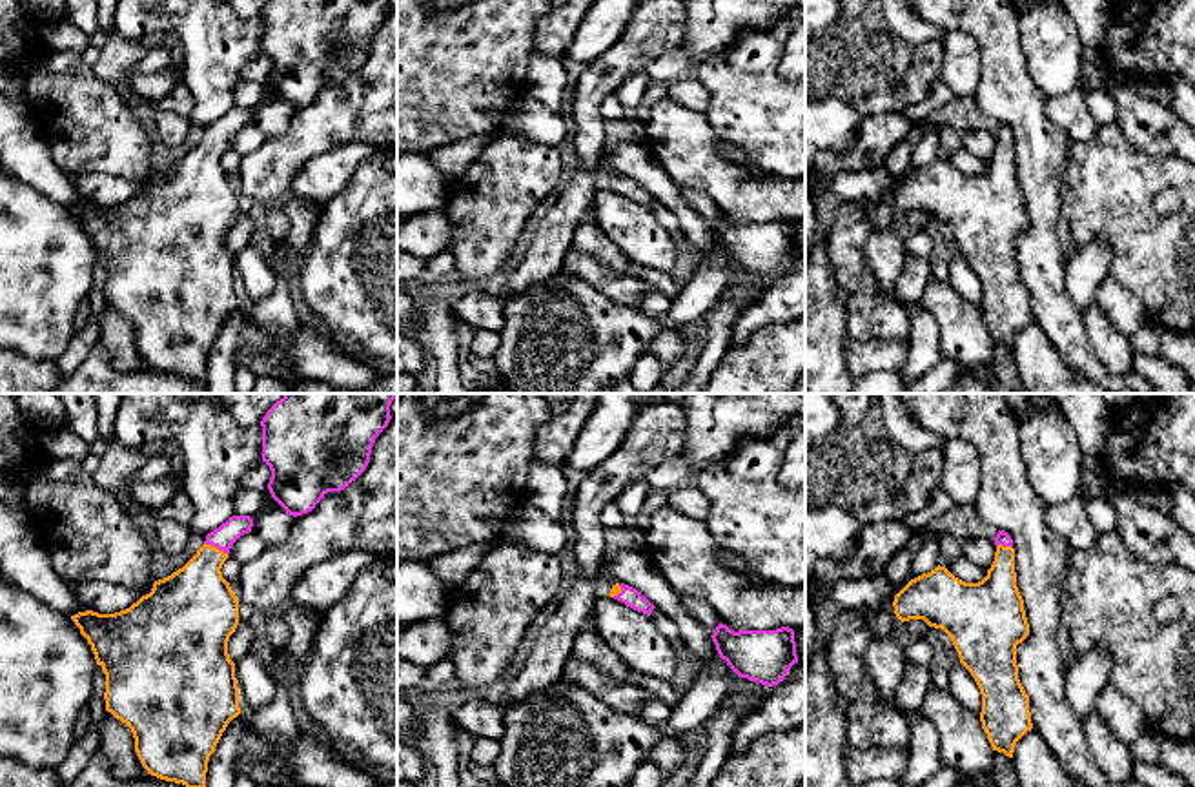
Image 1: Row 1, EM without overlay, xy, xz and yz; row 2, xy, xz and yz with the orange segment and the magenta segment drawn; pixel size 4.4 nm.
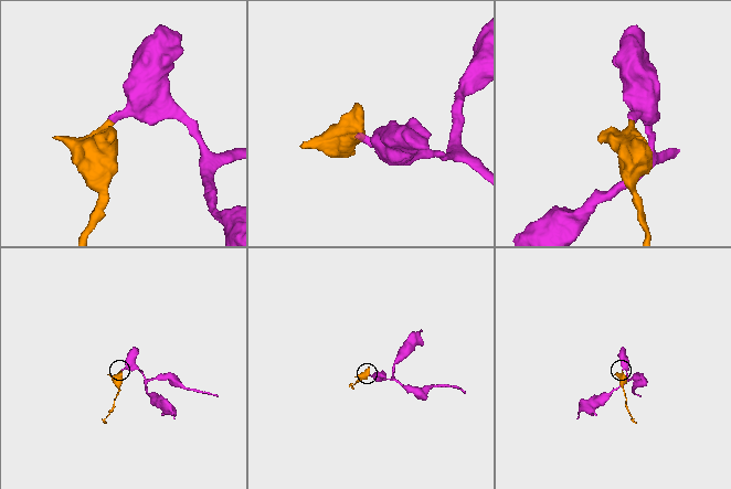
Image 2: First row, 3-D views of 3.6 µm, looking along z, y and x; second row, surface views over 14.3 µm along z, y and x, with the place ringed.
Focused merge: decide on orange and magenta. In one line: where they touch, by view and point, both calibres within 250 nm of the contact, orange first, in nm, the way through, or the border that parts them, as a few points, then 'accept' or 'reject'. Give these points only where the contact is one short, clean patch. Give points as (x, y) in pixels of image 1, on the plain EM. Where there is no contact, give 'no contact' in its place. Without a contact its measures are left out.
xy (215, 139) | 320/100 nm | across xy (195, 192), (203, 161), (215, 139), (226, 126) | accept

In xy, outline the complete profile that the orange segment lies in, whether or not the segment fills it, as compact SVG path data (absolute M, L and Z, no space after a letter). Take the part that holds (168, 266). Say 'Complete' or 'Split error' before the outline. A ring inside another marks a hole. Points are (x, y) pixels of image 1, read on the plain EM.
Split error. M250 107L230 109L206 128L204 137L182 160L155 173L151 184L126 202L115 206L86 202L71 208L106 266L106 302L131 321L142 359L151 368L188 381L206 381L209 348L228 315L240 306L235 255L228 246L230 228L239 217L239 193L220 160L231 137L251 124L251 118Z

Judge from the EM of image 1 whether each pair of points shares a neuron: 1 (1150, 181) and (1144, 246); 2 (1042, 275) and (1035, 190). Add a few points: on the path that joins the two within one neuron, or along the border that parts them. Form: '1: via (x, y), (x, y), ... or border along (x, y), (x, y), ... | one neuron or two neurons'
1: via (1139, 197), (1139, 230) | one neuron
2: via (1042, 254), (1042, 212) | one neuron

